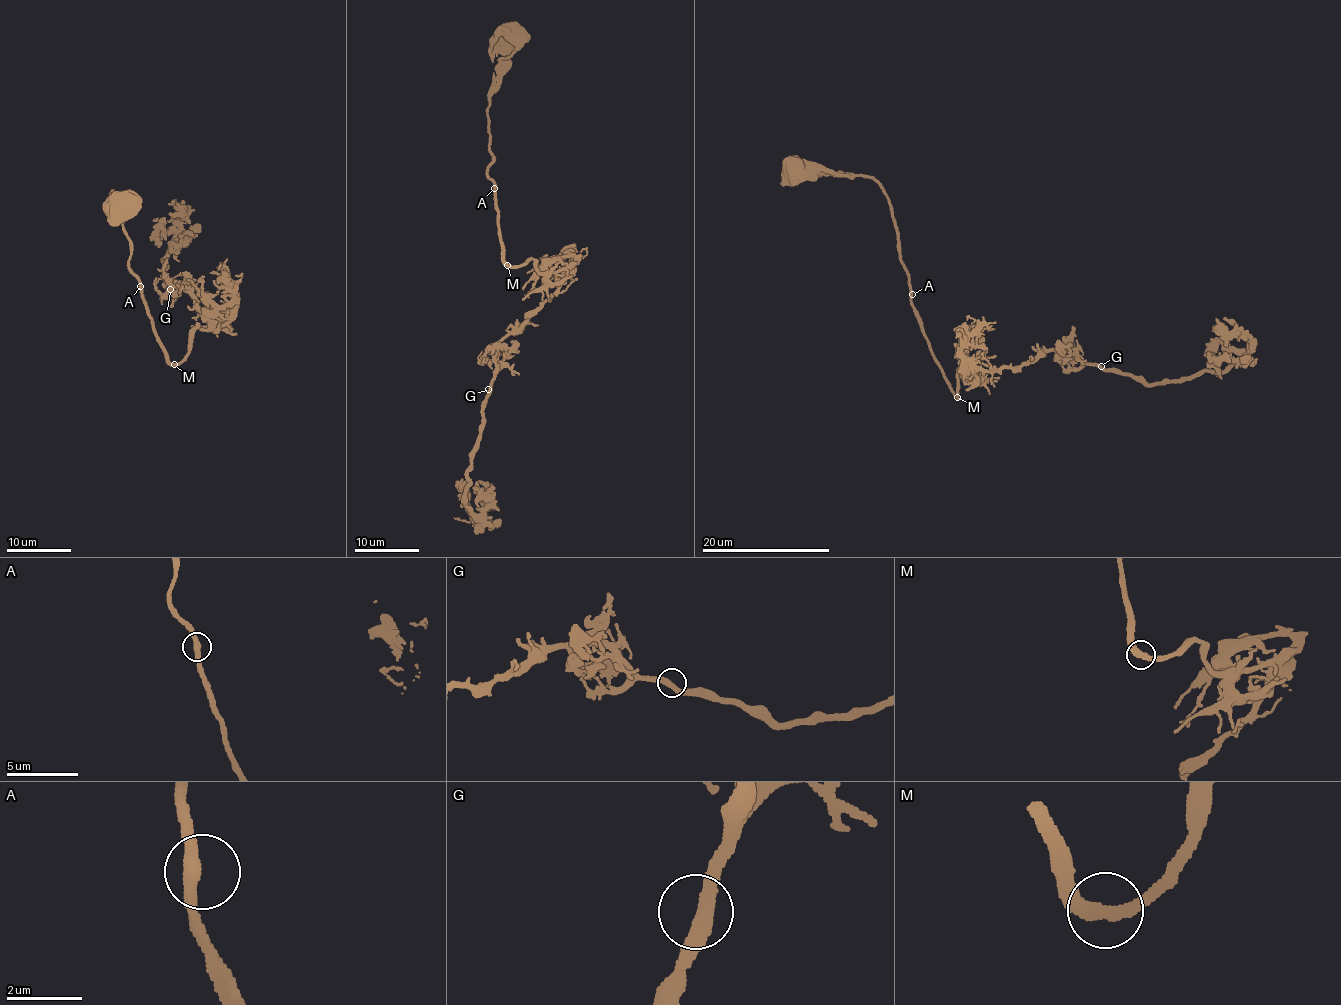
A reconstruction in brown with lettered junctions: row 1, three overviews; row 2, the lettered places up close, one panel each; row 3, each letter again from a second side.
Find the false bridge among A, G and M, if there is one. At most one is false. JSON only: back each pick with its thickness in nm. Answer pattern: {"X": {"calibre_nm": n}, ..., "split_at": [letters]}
{"split_at": []}

